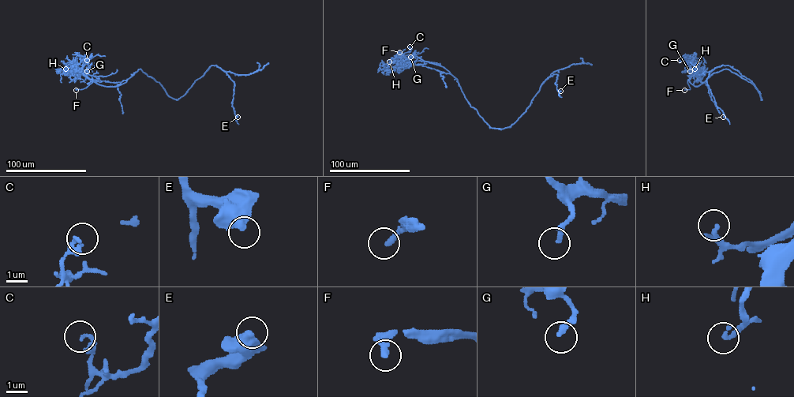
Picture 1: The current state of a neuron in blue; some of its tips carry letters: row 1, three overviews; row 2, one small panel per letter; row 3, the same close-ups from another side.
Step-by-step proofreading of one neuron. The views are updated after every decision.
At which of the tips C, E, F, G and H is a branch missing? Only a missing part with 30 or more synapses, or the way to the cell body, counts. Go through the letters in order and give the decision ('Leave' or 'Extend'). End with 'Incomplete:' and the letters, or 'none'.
C: Leave
E: Leave
F: Extend
G: Extend
H: Leave
Incomplete: F, G

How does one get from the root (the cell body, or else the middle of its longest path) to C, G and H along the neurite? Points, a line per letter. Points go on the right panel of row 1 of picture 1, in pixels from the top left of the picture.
C: (755, 87), (726, 69), (713, 73), (694, 86), (689, 81), (691, 68), (684, 58), (679, 60)
G: (755, 87), (726, 69), (713, 73), (703, 83), (694, 86), (689, 81), (694, 70), (690, 71)
H: (755, 87), (726, 69), (713, 73), (703, 83), (694, 86), (689, 81), (694, 69)

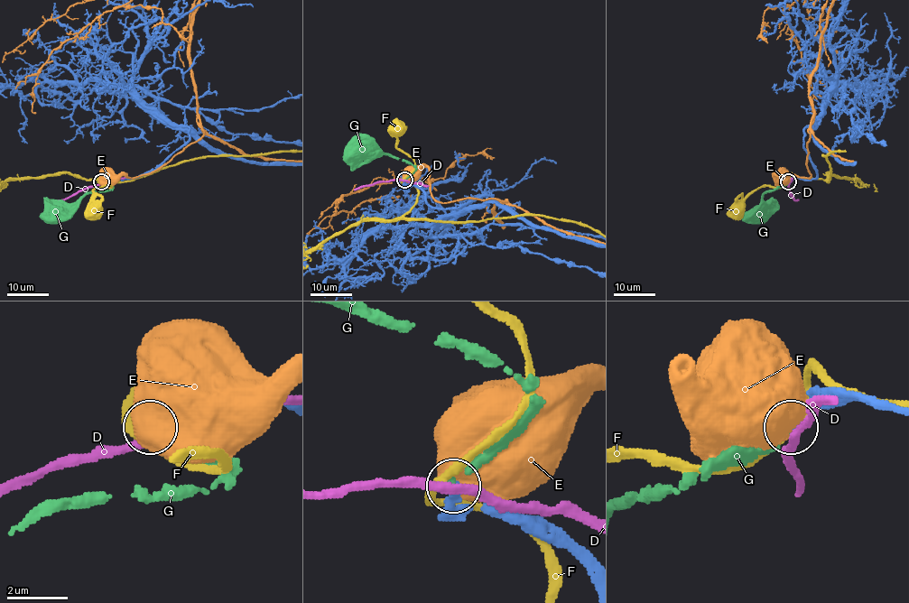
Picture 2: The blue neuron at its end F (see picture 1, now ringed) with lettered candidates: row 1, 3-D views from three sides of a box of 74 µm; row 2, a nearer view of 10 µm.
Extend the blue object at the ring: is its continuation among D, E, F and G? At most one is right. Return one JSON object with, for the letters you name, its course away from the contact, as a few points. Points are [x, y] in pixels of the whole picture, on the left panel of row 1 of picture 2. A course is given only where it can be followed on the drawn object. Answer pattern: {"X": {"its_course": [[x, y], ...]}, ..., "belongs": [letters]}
{"G": {"its_course": [[100, 181], [111, 187], [108, 190], [91, 191], [69, 207], [53, 208], [51, 212]]}, "belongs": ["G"]}

